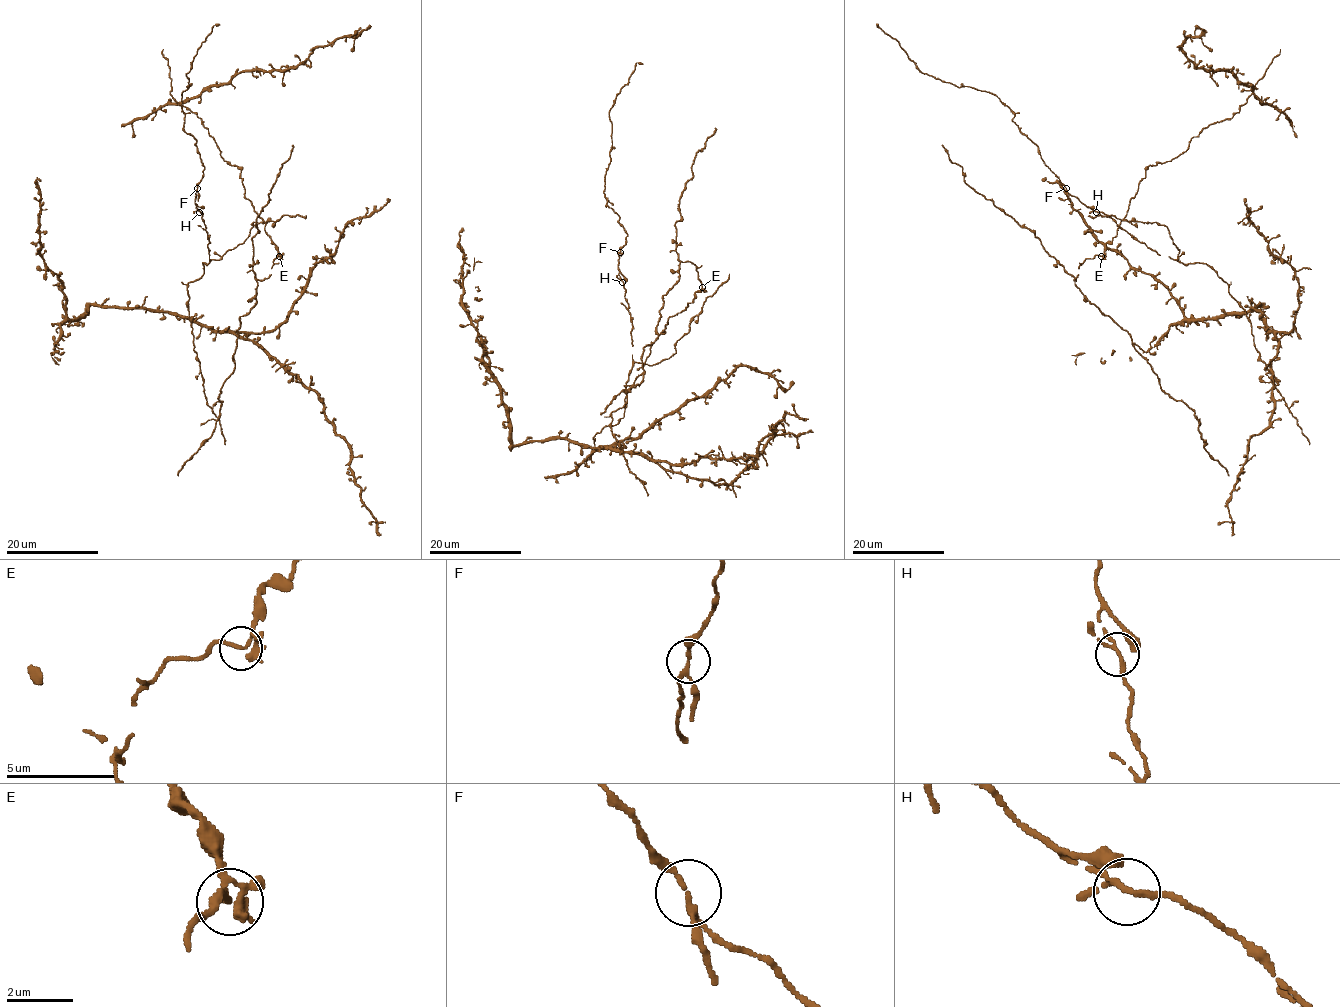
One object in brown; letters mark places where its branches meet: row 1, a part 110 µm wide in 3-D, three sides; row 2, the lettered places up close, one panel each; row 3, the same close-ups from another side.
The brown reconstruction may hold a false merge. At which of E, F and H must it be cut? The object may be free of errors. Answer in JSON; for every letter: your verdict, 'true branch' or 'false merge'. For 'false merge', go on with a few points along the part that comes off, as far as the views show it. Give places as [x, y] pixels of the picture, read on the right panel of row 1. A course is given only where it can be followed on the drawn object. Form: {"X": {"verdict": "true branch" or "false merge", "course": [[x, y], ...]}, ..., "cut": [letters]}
{"E": {"verdict": "true branch"}, "F": {"verdict": "true branch"}, "H": {"verdict": "true branch"}, "cut": []}

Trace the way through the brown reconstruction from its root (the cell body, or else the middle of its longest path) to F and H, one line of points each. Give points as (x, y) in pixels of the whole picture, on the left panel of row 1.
F: (241, 244), (228, 249), (218, 260), (209, 258), (209, 236), (202, 214), (195, 204), (197, 188)
H: (241, 244), (228, 249), (218, 260), (211, 260), (209, 236), (200, 211)

